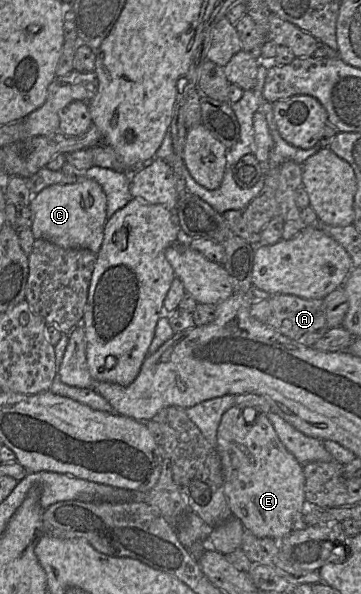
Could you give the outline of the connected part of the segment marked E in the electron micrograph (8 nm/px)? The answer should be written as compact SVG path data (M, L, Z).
M237 405L228 409L217 430L224 493L231 517L239 519L246 531L279 541L298 527L300 515L308 508L303 465L282 444L266 413L257 412L254 421L247 423L243 409Z

